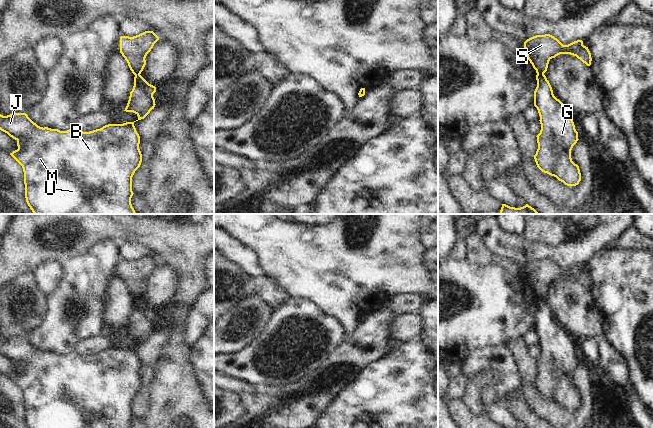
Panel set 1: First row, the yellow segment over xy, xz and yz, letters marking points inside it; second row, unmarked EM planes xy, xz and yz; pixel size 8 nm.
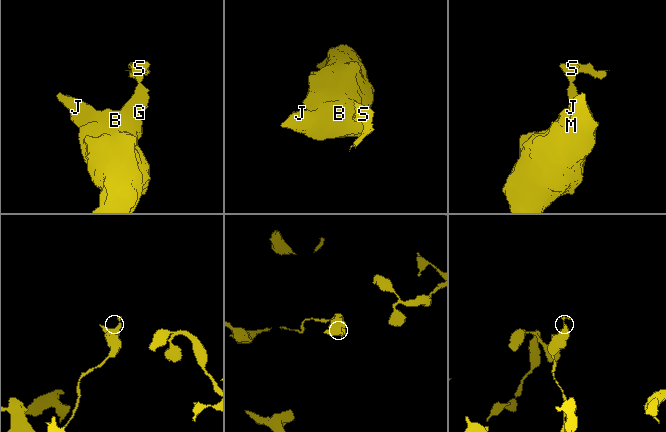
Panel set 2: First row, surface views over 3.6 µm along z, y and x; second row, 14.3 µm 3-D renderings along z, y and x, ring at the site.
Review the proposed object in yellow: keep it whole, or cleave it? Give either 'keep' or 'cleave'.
cleave

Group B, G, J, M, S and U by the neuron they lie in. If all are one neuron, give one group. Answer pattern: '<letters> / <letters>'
B G J M U / S

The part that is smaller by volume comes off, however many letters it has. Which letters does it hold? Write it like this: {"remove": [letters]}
{"remove": ["S"]}

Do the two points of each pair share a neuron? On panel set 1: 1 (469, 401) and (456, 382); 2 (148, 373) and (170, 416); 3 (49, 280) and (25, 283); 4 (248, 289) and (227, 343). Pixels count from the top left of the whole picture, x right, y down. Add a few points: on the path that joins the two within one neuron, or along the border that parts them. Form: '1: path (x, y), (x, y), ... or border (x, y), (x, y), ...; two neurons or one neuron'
1: border (466, 378), (466, 390), (461, 399); two neurons
2: border (154, 368), (154, 377), (147, 385); two neurons
3: border (32, 273), (37, 287), (45, 296); two neurons
4: border (256, 293), (242, 298), (226, 311); two neurons

